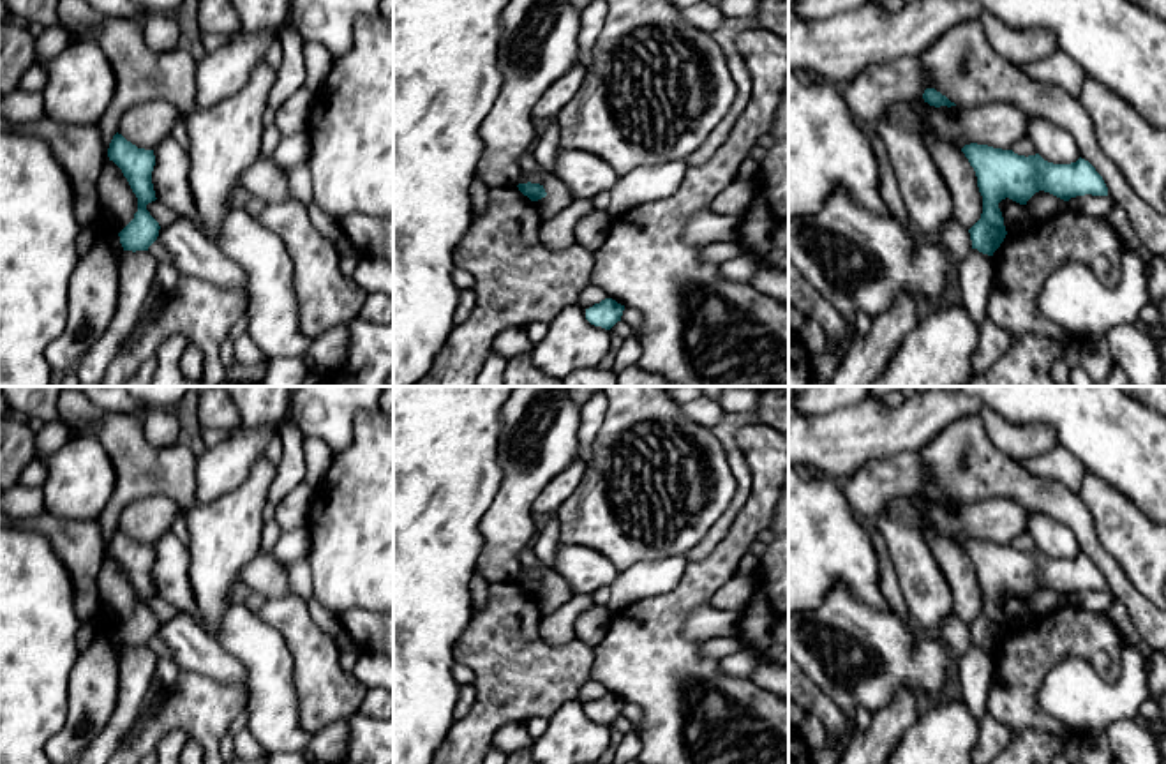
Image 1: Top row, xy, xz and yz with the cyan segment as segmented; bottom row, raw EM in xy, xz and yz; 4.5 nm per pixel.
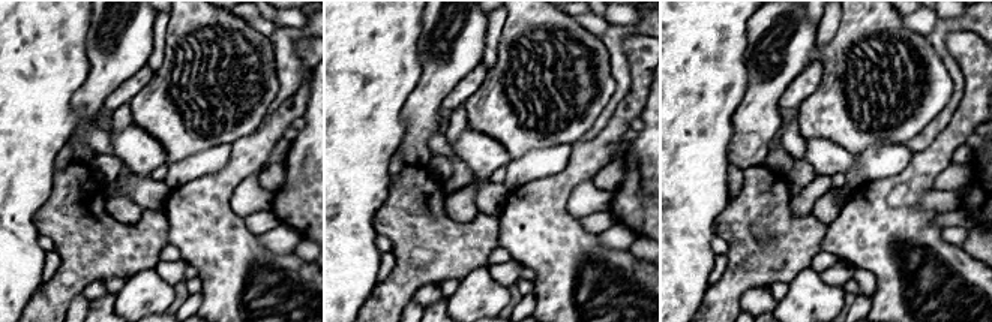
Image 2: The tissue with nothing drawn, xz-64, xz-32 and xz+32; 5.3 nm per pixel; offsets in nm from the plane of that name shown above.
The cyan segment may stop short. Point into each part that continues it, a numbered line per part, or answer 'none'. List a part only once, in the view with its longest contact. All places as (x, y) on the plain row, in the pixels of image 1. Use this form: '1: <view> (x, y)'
none

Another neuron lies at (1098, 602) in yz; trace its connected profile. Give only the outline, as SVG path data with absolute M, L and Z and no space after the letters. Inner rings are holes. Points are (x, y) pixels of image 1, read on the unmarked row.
M1076 591L1067 596L1067 603L1083 607L1095 614L1108 616L1110 605L1113 602L1113 595L1110 591Z

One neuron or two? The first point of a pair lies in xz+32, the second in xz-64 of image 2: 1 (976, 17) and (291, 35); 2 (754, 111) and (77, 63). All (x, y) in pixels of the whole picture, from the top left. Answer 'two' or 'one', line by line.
1: one
2: two

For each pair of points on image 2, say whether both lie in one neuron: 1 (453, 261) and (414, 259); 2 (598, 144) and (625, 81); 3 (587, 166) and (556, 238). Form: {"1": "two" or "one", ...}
{"1": "one", "2": "two", "3": "one"}

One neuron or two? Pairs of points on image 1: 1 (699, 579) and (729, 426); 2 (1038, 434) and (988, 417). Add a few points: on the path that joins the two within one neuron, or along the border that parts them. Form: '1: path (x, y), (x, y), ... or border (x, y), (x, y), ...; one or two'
1: border (731, 528), (708, 554), (688, 563); two
2: path (1025, 434), (1006, 434), (1001, 429); one

